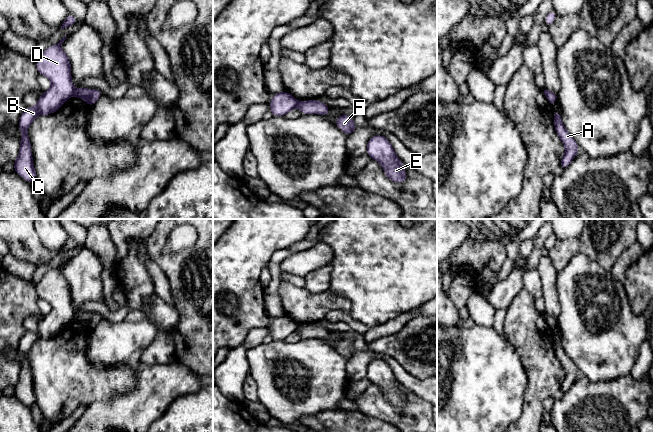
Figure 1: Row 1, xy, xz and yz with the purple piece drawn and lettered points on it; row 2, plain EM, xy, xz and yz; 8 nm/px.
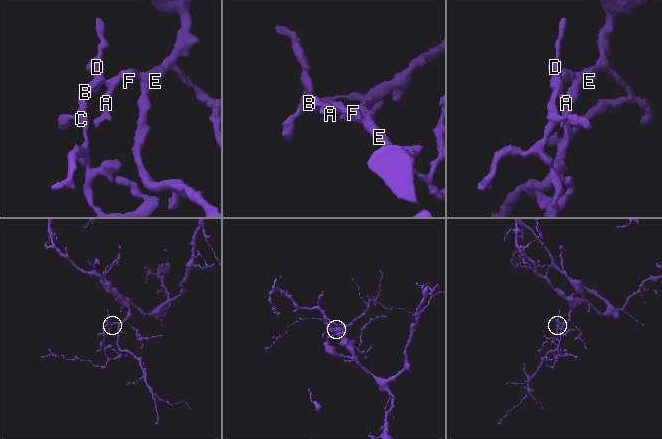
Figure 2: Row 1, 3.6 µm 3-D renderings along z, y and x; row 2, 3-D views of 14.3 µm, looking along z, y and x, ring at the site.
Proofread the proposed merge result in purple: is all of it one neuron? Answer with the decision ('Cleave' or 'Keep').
Cleave

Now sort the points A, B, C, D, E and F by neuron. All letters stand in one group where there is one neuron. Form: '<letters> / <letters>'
A E F / B C D

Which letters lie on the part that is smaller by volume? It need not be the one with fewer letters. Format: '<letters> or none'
B, C, D

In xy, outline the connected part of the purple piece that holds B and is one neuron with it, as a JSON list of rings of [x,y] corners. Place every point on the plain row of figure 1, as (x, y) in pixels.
[[[64,260],[58,268],[48,271],[35,286],[39,298],[48,301],[52,310],[39,321],[37,330],[27,331],[19,343],[21,365],[18,381],[14,385],[14,395],[29,408],[36,404],[36,395],[27,353],[39,338],[49,339],[58,335],[75,316],[71,306],[70,283],[61,272],[66,261]]]

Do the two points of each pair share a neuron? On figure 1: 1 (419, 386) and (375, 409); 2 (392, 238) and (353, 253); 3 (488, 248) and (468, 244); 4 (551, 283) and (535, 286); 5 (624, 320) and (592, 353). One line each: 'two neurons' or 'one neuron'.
1: two neurons
2: one neuron
3: one neuron
4: two neurons
5: one neuron

